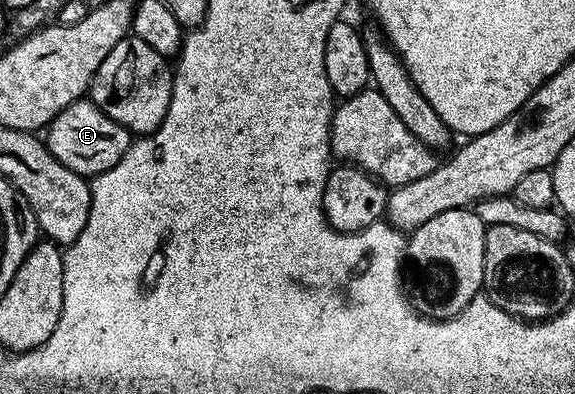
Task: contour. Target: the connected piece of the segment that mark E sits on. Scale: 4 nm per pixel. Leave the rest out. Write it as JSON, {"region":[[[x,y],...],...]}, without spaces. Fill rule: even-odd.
{"region":[[[82,97],[69,104],[52,120],[45,133],[45,142],[51,155],[57,157],[67,169],[91,179],[111,169],[125,155],[131,147],[133,135],[90,99]]]}

